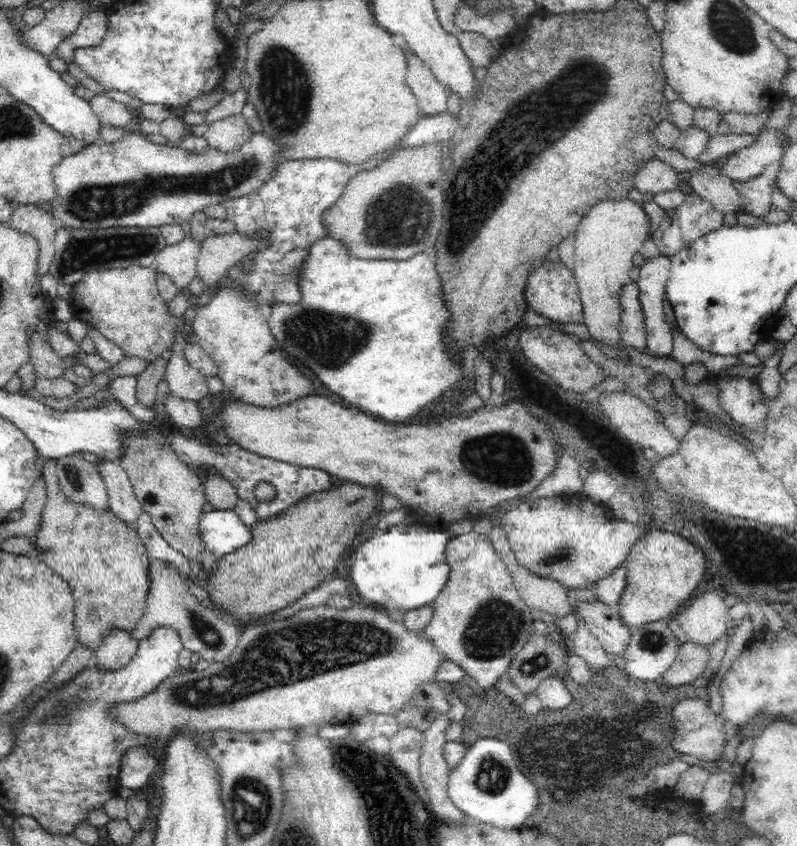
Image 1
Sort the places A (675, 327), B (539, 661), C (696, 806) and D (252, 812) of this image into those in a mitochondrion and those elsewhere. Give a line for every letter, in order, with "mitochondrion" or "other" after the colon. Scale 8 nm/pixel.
A: other
B: mitochondrion
C: other
D: mitochondrion

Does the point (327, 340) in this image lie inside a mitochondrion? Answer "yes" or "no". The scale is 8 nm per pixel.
yes

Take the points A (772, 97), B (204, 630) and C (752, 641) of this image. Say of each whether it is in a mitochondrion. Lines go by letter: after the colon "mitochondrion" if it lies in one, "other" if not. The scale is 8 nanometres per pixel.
A: other
B: mitochondrion
C: other

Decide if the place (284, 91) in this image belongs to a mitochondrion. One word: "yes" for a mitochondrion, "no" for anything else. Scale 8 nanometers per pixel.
yes

